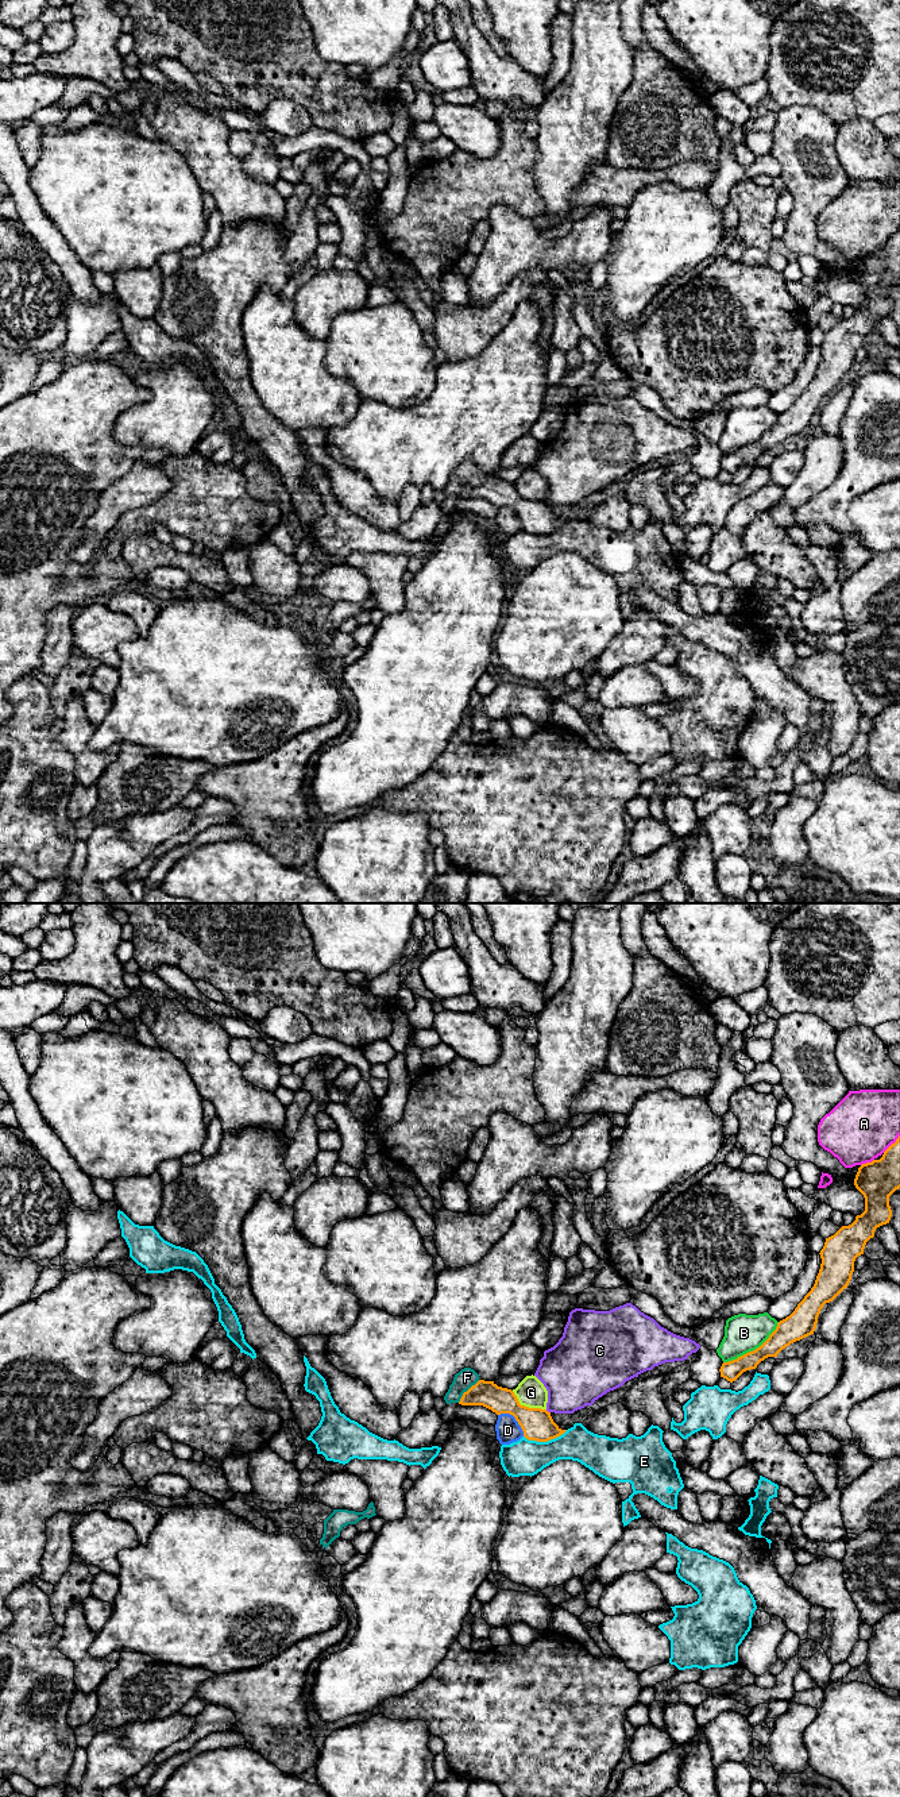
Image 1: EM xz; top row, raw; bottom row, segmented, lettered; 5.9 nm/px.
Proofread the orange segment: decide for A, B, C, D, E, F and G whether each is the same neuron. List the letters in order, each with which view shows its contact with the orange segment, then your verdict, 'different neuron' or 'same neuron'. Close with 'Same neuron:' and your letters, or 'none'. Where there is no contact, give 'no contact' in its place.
A: meets orange in xz; different neuron
B: meets orange in xz; different neuron
C: meets orange in xz; different neuron
D: meets orange in xz; different neuron
E: meets orange in xz; different neuron
F: meets orange in xz; same neuron
G: meets orange in xz; different neuron
Same neuron: F

